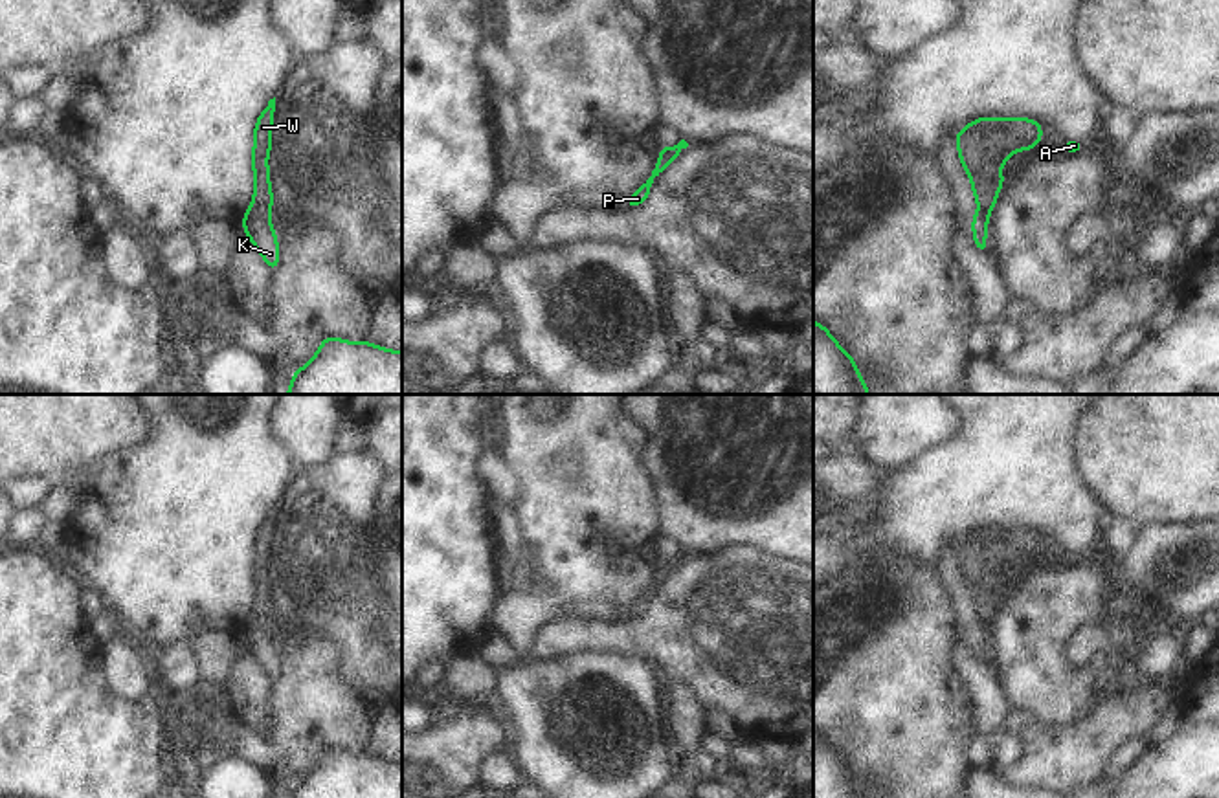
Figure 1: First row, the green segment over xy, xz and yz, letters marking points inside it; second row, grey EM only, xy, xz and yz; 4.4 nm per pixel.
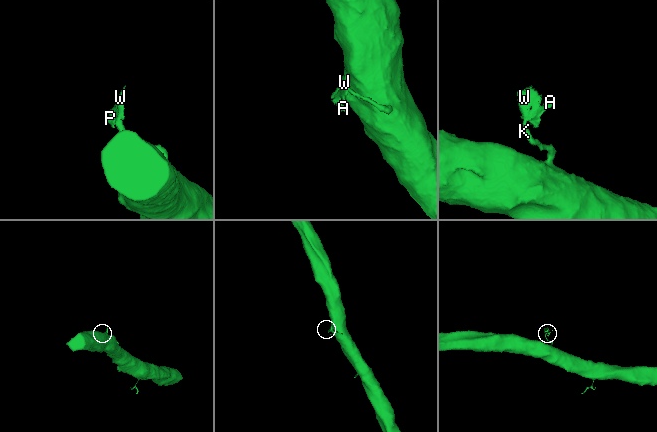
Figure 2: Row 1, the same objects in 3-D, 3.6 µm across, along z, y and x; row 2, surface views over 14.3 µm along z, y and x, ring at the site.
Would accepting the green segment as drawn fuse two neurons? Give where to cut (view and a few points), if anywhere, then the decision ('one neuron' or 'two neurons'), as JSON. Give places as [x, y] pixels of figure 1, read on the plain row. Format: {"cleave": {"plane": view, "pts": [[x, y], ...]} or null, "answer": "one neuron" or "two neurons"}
{"cleave": {"plane": "xy", "pts": [[252, 613], [261, 620]]}, "answer": "two neurons"}

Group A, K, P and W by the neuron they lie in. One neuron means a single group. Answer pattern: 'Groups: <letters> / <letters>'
Groups: A P W / K

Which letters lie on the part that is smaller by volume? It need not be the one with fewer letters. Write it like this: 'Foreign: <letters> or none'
Foreign: A, P, W

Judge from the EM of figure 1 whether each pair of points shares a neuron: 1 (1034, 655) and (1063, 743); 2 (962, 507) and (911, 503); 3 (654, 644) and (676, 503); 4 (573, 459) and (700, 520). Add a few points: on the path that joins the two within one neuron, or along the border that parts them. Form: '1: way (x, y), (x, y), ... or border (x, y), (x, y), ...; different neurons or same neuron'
1: border (1095, 703), (1065, 723), (1040, 723), (1017, 709); different neurons
2: way (950, 503), (924, 503); same neuron
3: border (726, 549), (696, 554), (682, 551); different neurons
4: border (641, 459), (654, 492), (658, 531), (661, 534); different neurons

